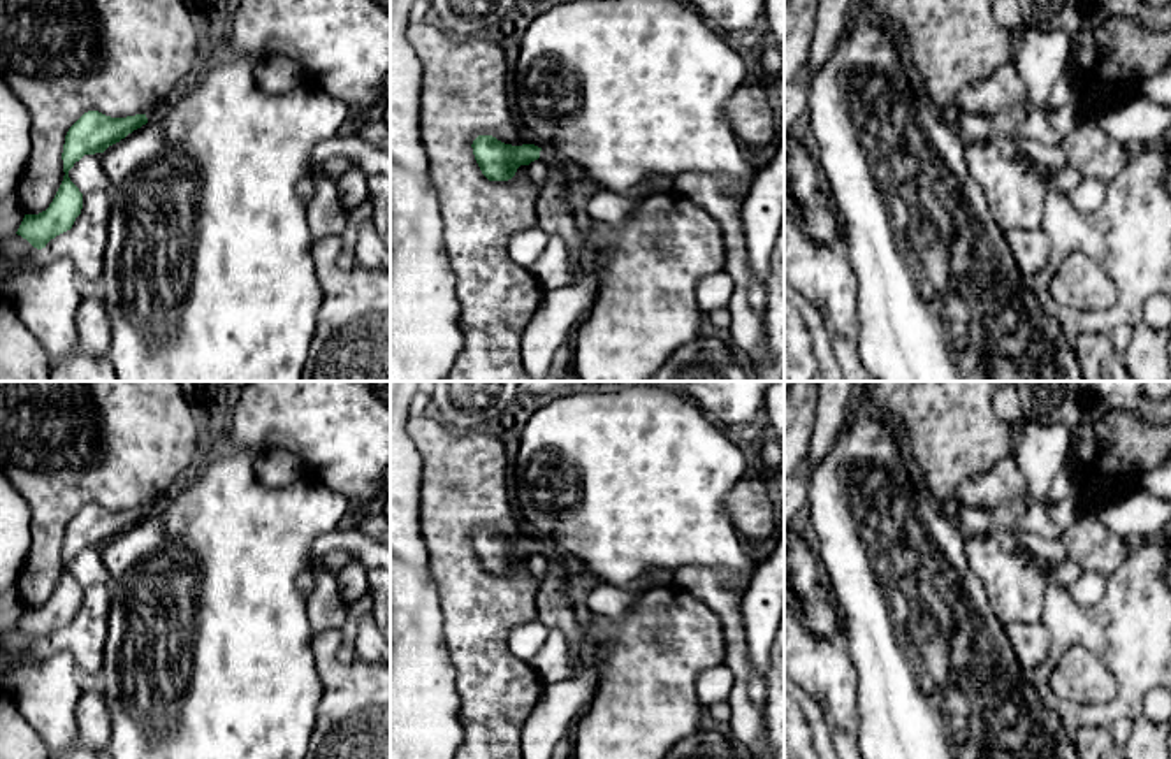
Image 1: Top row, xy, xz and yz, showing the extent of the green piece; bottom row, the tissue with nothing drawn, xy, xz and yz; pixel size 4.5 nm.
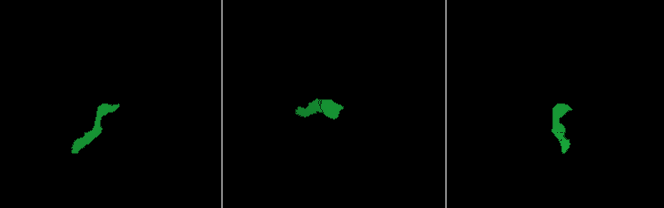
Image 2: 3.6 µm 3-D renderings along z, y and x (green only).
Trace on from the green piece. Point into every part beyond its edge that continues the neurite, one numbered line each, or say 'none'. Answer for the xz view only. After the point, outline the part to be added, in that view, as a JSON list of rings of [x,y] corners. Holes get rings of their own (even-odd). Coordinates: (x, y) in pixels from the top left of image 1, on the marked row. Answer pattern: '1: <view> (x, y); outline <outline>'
1: xz (554, 215); outline [[[542,148],[538,158],[550,176],[536,195],[536,225],[549,235],[559,235],[568,248],[568,269],[577,271],[580,251],[586,244],[584,216],[568,204],[568,184],[564,162],[550,148]]]

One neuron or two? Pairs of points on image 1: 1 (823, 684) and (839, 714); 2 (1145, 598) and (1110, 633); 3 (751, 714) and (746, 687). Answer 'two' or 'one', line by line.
1: one
2: one
3: one

